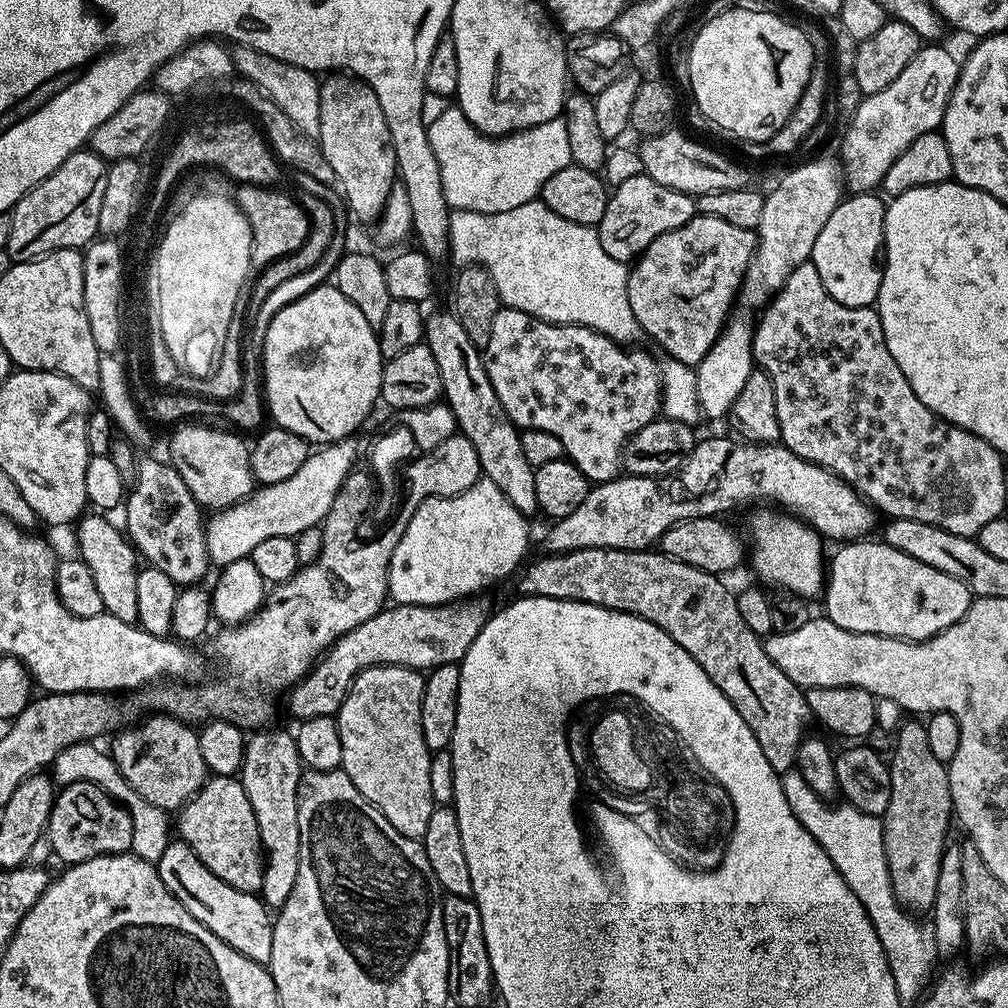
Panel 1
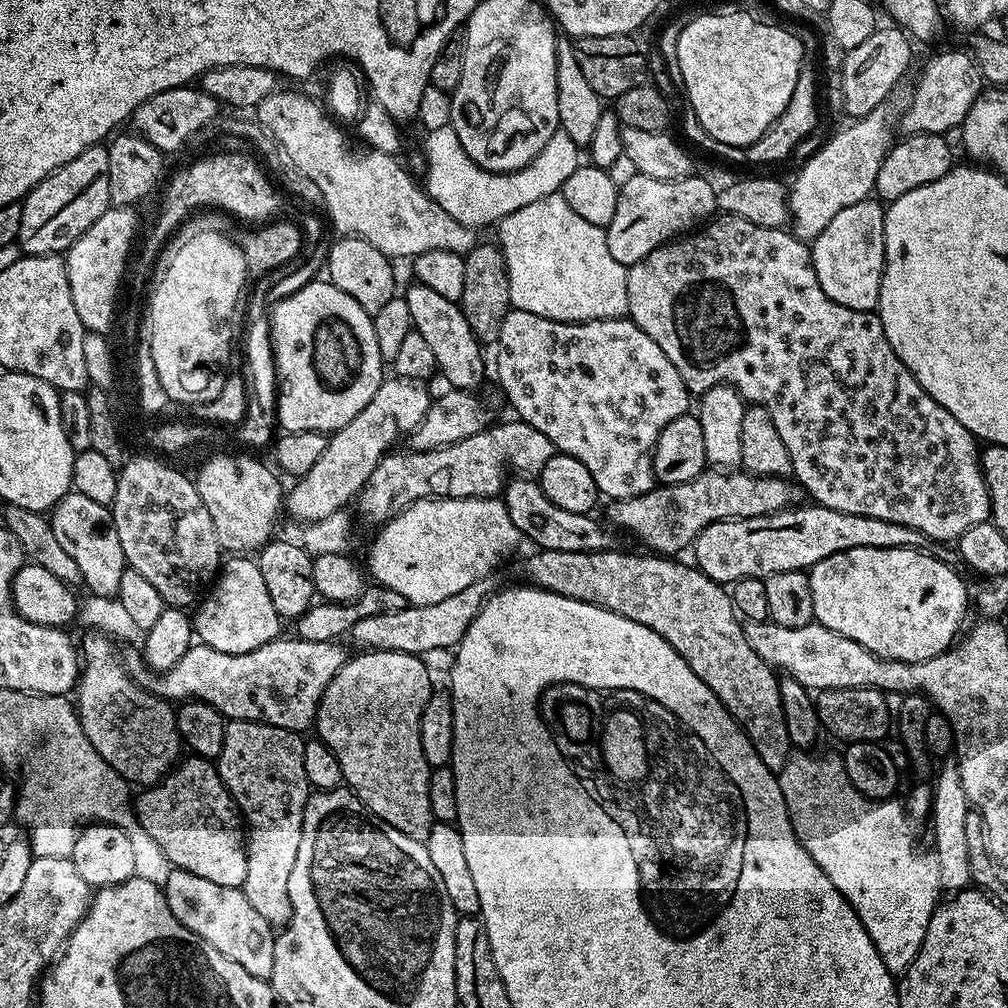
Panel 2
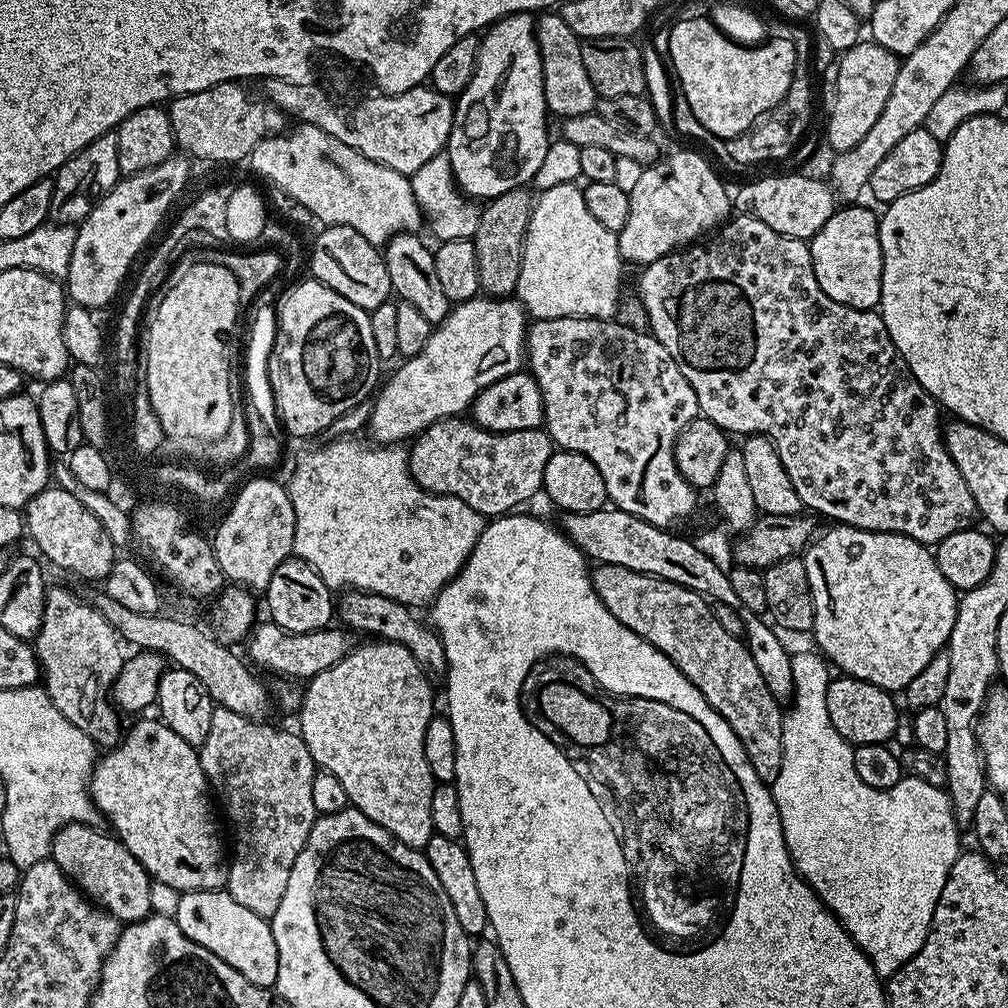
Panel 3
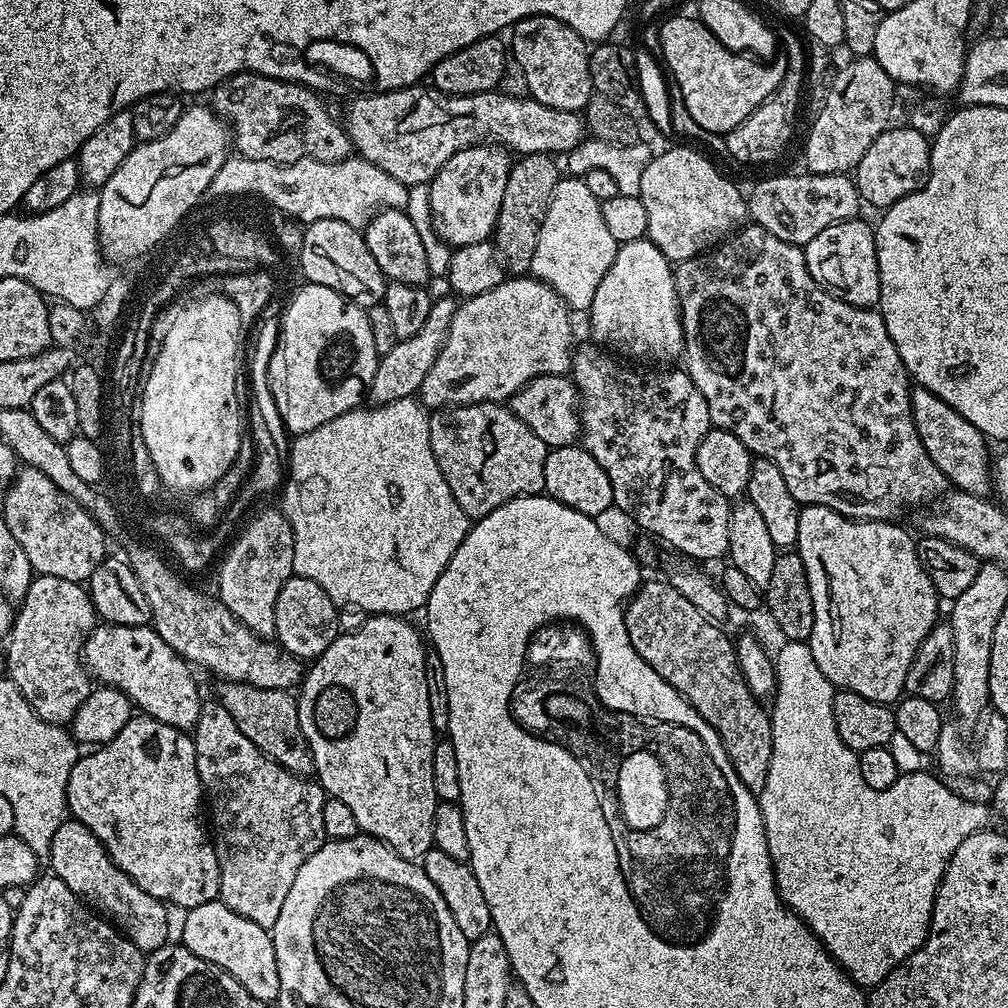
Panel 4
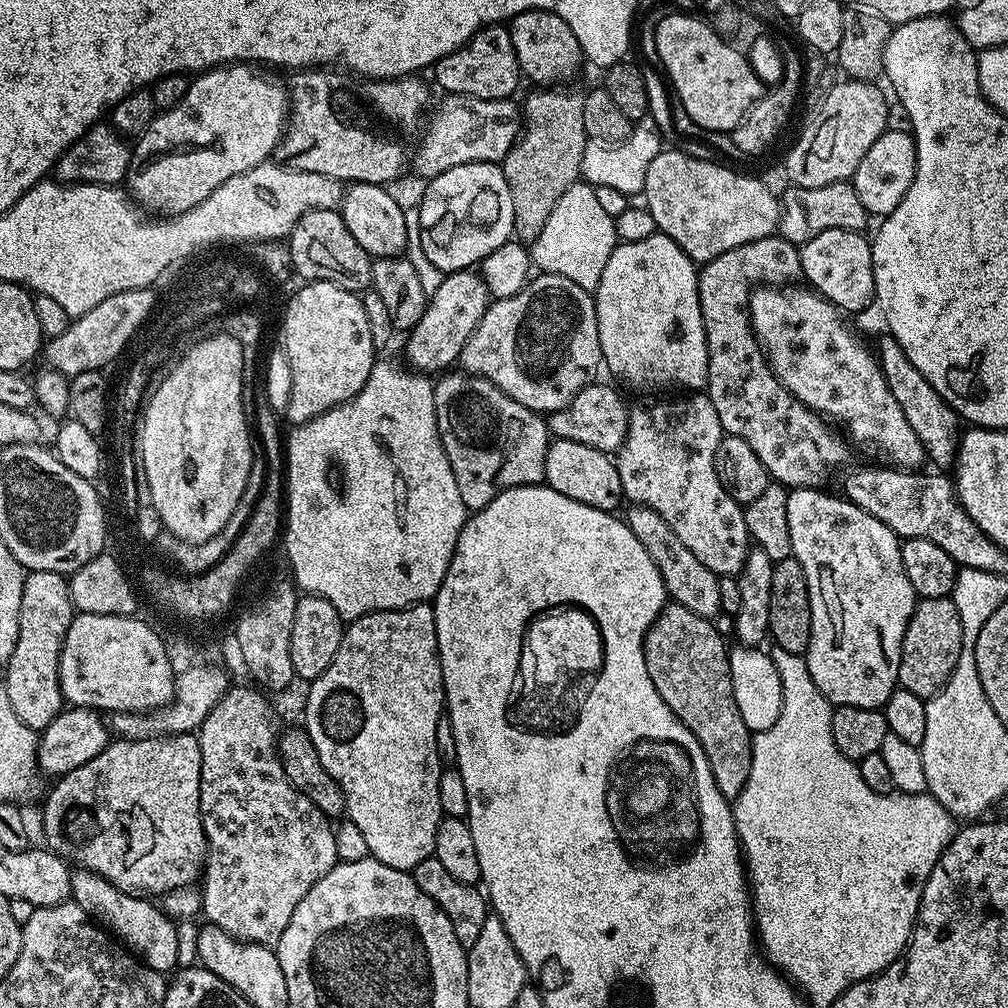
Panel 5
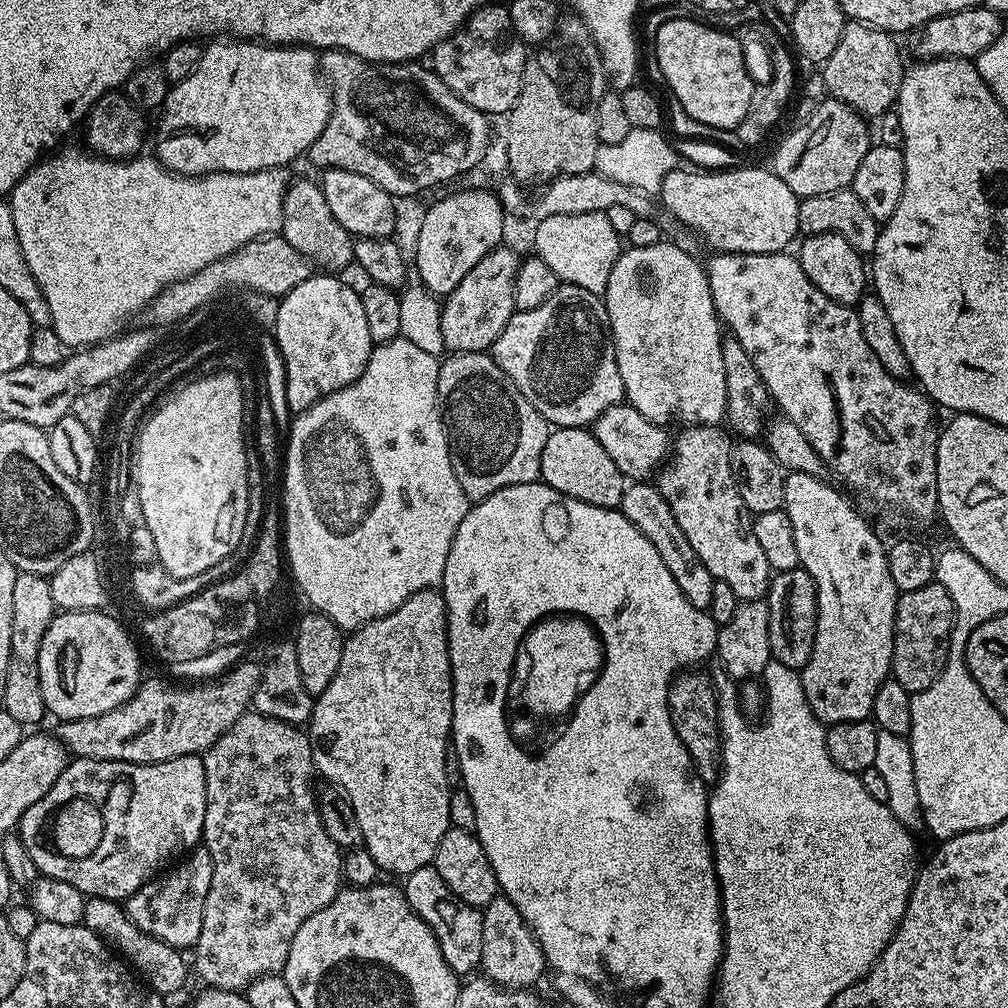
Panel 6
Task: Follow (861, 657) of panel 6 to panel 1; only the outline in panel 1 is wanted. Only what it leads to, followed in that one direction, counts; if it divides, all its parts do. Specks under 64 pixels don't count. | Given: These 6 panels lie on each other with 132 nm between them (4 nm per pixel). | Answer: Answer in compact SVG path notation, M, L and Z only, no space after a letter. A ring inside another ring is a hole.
M865 538L837 548L840 549L833 556L831 553L826 568L822 601L828 611L825 612L826 619L834 622L834 626L842 626L842 630L893 636L899 640L928 640L954 626L954 622L966 614L974 599L966 585L958 582L958 578L950 578L950 574L942 574L942 570L934 570L934 566L926 566L926 562L918 562L918 558L910 558L910 554L902 554L902 550L894 550L889 544L875 544L872 538Z

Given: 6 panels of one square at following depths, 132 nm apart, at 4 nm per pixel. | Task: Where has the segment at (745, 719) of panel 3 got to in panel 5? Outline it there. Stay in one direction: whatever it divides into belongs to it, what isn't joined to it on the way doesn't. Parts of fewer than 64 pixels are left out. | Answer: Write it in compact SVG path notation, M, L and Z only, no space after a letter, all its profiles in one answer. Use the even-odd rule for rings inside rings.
M669 602L665 604L660 611L660 617L654 621L644 636L644 657L646 670L650 670L650 682L654 682L654 690L662 694L662 702L666 702L672 713L692 731L694 738L698 738L710 762L714 782L718 782L718 790L722 790L728 801L735 802L750 778L754 733L743 722L741 711L734 702L728 661L730 648L728 644L724 645L724 642L726 642L725 637L720 634L713 621L694 614L694 610L686 610L686 606Z

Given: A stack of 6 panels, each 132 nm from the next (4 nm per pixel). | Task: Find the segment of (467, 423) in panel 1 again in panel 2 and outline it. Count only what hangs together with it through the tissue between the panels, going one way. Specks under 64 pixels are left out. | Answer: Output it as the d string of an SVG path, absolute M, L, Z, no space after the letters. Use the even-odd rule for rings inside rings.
M409 283L408 292L403 293L406 307L410 310L412 327L422 339L434 350L436 367L439 375L445 376L453 388L465 390L479 389L479 384L484 380L484 352L474 330L470 330L470 322L466 322L466 314L460 309L459 303L450 298L442 298L430 286ZM484 351L484 352L483 352ZM523 474L509 479L504 485L502 499L506 510L518 526L525 541L533 540L537 549L566 550L567 552L607 552L613 547L613 529L607 523L595 520L595 515L583 512L574 514L574 510L562 510L554 506L546 494L542 494L539 483Z

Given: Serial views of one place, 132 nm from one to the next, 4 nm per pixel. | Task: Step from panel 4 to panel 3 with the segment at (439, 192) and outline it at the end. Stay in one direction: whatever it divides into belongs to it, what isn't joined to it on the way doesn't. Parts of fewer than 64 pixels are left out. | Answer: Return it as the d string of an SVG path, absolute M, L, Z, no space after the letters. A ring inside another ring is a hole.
M533 13L503 16L483 33L474 74L454 100L454 122L446 154L450 158L456 187L473 201L487 202L515 188L531 185L538 174L538 166L542 166L542 158L546 158L550 143L548 120L550 113L542 90L542 58L536 41Z

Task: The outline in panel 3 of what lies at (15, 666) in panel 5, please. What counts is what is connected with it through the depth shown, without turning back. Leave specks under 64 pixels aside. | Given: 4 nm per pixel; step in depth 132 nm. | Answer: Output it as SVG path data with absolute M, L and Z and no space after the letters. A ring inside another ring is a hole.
M49 587L44 593L44 613L42 614L42 626L38 630L38 634L34 638L34 647L36 656L40 660L40 670L42 673L42 687L48 693L50 702L54 702L54 706L58 706L58 710L64 715L69 722L74 722L74 726L78 726L78 730L82 730L82 734L86 734L101 749L111 750L120 743L122 739L122 727L120 728L121 713L115 704L112 703L110 697L112 695L112 683L118 678L120 667L123 666L126 659L125 653L120 653L122 649L121 641L116 635L116 631L110 626L110 622L106 622L106 618L102 618L102 614L98 614L98 610L87 599L84 600L80 596L75 596L68 588L52 588Z

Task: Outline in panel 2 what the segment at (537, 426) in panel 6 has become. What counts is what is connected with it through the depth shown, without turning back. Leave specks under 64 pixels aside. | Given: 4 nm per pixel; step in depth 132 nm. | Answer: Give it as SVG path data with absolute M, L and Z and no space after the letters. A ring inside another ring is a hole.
M511 419L505 424L497 423L470 438L462 438L462 442L454 442L450 446L429 452L396 450L384 456L378 466L374 466L374 474L370 474L364 489L354 501L354 509L360 515L361 522L383 526L399 512L406 511L415 500L499 497L510 476L508 468L513 468L513 473L535 477L542 466L546 466L546 462L557 455L554 442L550 442L550 438L542 434L542 430L534 430L534 426L526 421Z

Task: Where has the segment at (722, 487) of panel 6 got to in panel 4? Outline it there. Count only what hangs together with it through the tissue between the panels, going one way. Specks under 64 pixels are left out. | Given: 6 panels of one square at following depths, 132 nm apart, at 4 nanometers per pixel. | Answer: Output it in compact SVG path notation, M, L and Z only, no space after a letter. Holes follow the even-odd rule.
M588 342L585 348L577 347L572 353L570 379L576 385L578 393L582 447L598 462L598 466L602 466L602 470L606 470L606 478L610 478L610 486L612 487L613 505L617 509L620 507L638 527L645 528L649 532L645 532L649 537L655 538L657 541L659 541L658 539L665 540L670 547L677 548L684 555L681 557L687 558L689 561L702 562L698 560L716 560L719 556L721 558L727 557L728 539L730 538L730 514L732 513L729 497L723 496L718 490L714 490L714 486L710 486L710 482L706 482L706 478L702 478L702 474L698 474L698 466L696 465L698 442L702 442L702 438L708 433L709 428L713 427L710 410L706 406L706 398L702 398L702 390L698 390L698 386L694 386L694 382L688 376L687 371L675 372L672 366L668 366L665 367L668 368L665 372L635 372L632 368L623 368L615 360L615 358L617 359L615 355L612 357L607 356L607 354L612 355L603 347L592 342Z

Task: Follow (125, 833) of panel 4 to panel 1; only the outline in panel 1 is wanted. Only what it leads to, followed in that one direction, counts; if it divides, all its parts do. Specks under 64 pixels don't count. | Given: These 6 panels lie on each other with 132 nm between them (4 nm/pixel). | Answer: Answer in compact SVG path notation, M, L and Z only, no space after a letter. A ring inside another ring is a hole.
M212 776L205 780L198 795L179 809L179 839L202 858L202 866L210 874L218 874L226 886L253 894L259 893L264 877L264 853L260 846L258 818L254 818L254 806L246 798L236 776Z

